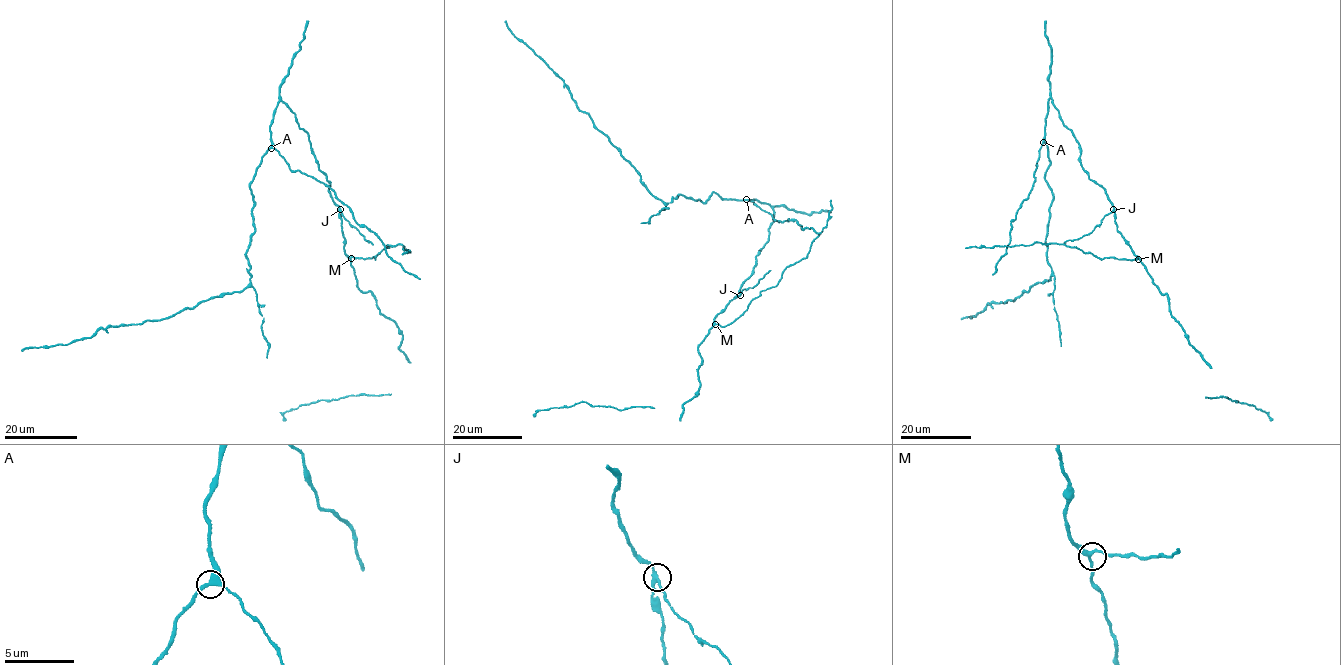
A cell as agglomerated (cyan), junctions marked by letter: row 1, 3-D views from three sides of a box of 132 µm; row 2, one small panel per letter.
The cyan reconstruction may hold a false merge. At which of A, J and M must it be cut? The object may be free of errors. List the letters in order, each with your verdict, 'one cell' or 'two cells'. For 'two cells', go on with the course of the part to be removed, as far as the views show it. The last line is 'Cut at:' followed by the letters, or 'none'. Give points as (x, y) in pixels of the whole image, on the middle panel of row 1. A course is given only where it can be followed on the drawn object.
A: one cell
J: two cells; foreign part runs (740, 295), (743, 289), (754, 287), (770, 270)
M: one cell
Cut at: J

